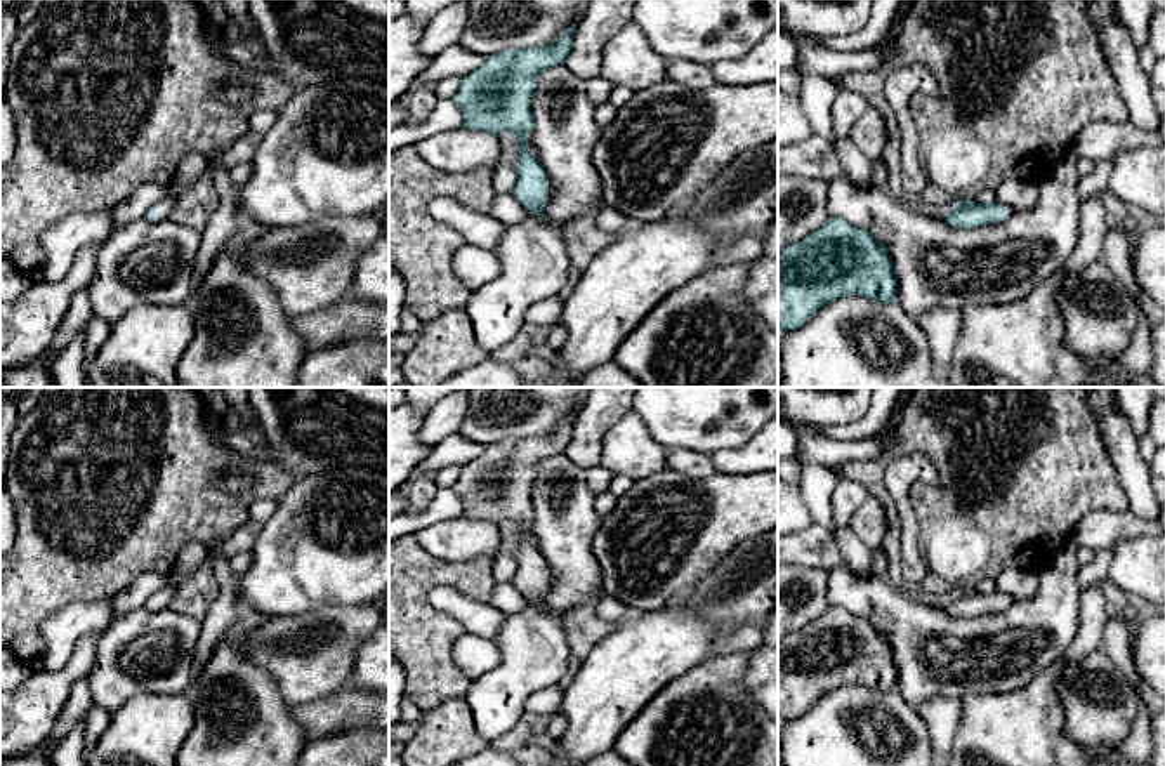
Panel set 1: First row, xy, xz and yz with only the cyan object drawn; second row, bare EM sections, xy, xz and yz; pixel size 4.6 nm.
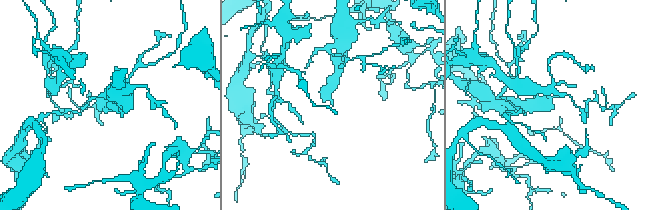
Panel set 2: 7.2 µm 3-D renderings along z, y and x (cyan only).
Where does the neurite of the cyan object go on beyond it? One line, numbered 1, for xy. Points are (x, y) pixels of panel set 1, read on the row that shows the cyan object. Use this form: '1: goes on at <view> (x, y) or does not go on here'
1: goes on at xy (164, 207)

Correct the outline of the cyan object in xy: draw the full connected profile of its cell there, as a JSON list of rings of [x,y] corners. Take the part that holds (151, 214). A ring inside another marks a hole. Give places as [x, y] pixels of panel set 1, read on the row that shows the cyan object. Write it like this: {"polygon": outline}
{"polygon": [[[172,198],[160,200],[146,212],[144,217],[153,222],[170,219],[170,214],[175,205],[177,205],[177,200],[172,200]]]}

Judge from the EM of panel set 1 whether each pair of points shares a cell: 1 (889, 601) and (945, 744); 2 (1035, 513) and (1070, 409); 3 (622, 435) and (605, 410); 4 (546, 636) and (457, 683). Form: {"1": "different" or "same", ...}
{"1": "different", "2": "same", "3": "different", "4": "different"}

